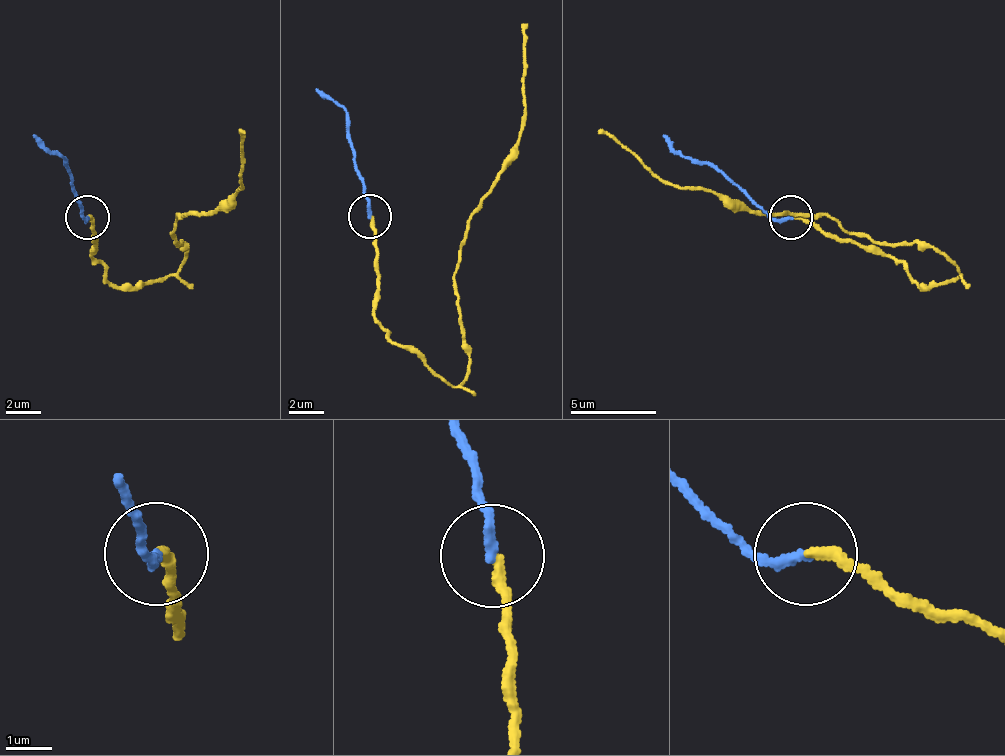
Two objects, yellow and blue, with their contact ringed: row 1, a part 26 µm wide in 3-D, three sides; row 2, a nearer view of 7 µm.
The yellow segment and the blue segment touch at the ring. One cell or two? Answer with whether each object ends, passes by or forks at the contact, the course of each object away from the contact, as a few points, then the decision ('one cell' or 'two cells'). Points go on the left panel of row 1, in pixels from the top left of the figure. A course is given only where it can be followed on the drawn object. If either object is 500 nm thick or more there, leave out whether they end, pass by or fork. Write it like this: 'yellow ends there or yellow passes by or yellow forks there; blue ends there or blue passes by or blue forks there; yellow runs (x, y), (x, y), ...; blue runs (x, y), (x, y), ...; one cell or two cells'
yellow ends there; blue ends there; yellow runs (86, 218), (90, 253), (112, 283), (173, 274), (186, 261), (177, 218), (211, 214), (242, 188), (237, 132); blue runs (86, 218), (64, 158), (34, 136); one cell

